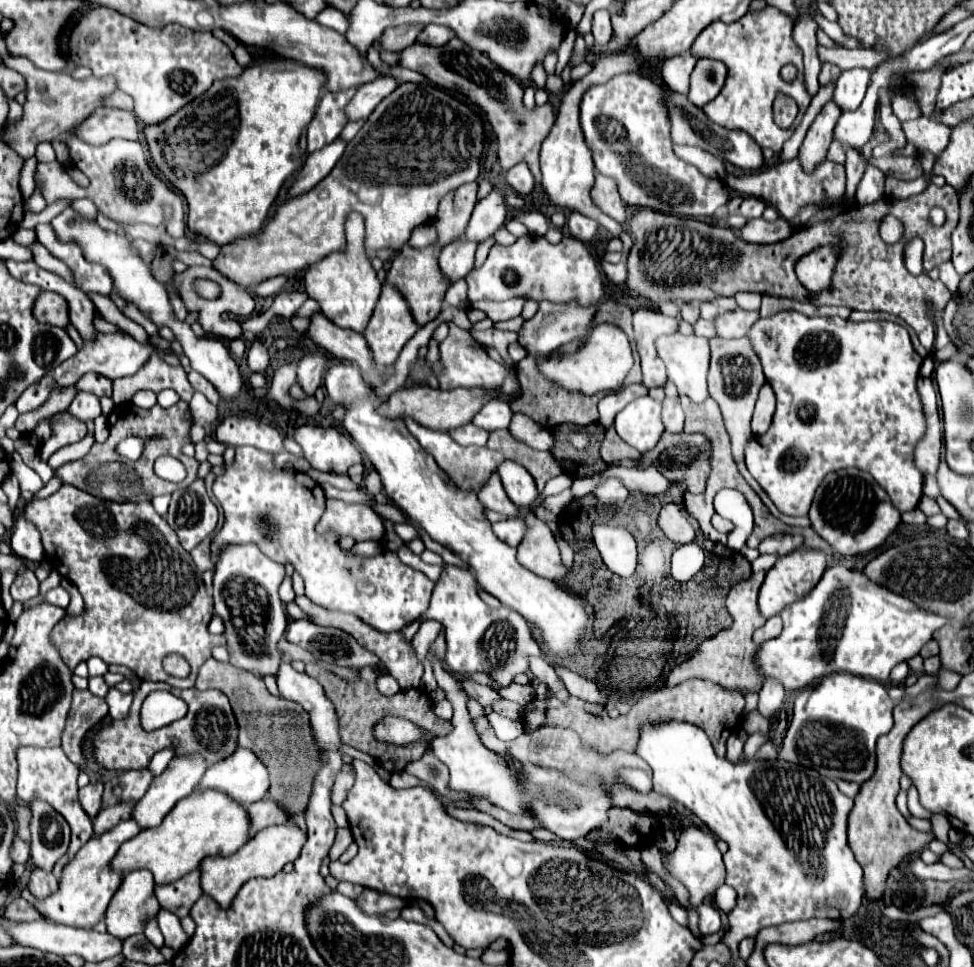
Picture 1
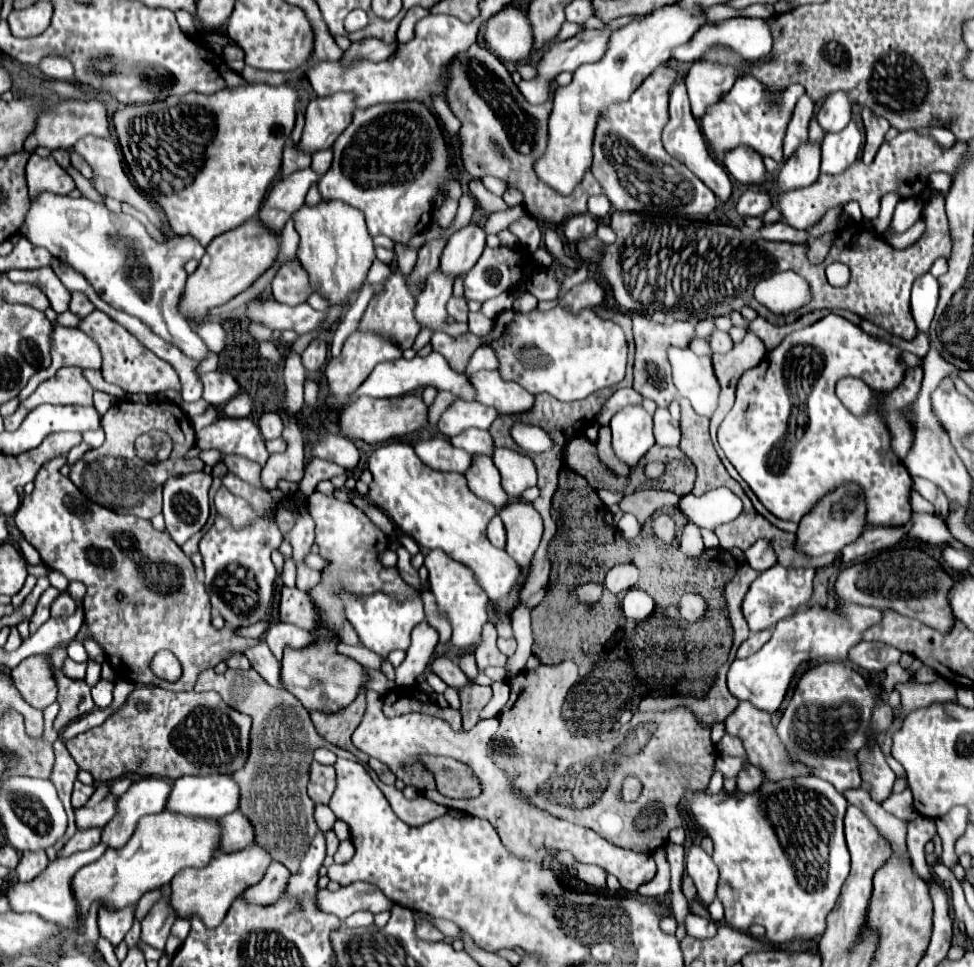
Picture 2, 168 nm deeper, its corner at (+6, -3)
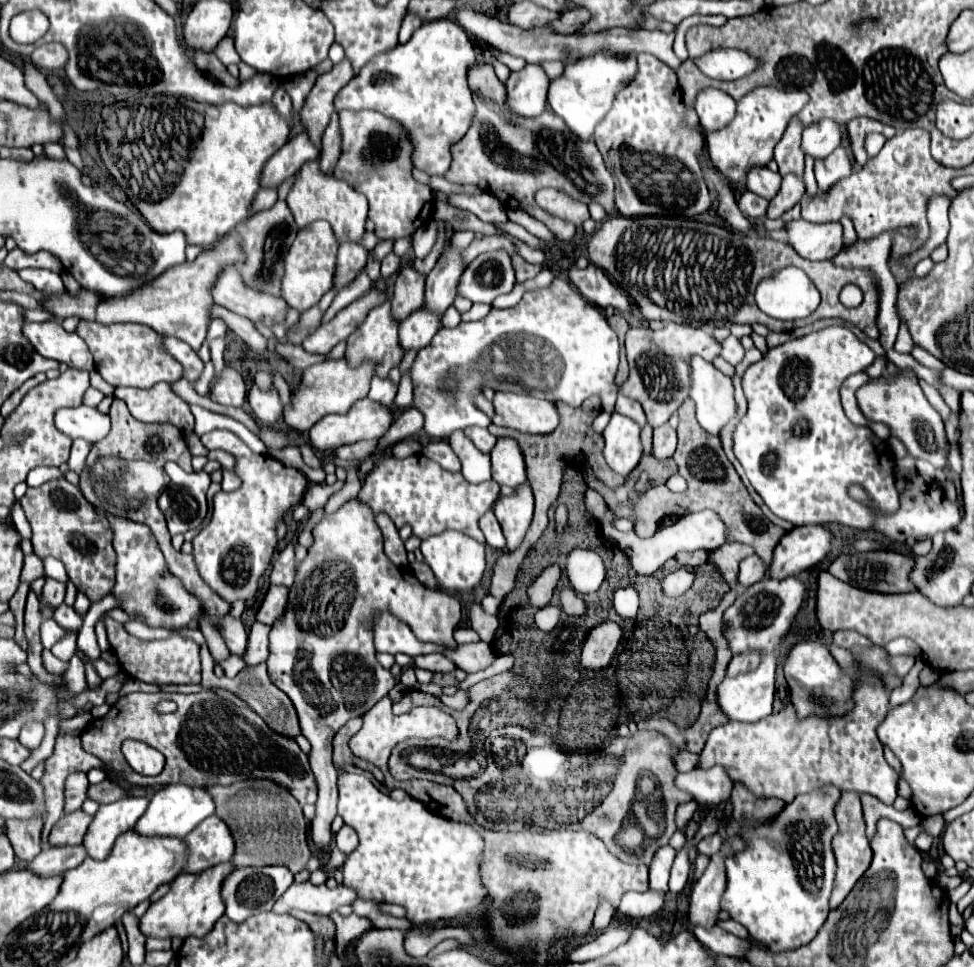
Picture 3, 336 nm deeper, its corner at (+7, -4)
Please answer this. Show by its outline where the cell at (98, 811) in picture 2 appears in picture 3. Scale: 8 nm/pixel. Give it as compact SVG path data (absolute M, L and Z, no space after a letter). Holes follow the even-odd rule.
M76 810L76 812L64 814L58 820L58 824L52 828L50 844L54 844L54 846L70 846L70 844L82 842L92 818L94 816L86 814L84 810Z

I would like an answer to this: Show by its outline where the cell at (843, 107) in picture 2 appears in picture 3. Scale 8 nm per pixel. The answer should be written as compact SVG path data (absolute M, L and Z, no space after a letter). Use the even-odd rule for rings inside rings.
M832 118L810 124L802 134L802 150L812 158L826 158L836 146L840 146L840 142L842 126Z

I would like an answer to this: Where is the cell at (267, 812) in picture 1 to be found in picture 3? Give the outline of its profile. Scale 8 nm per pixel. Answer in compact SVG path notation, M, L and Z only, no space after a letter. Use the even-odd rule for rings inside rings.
M218 816L200 822L184 840L190 848L188 866L184 868L184 872L198 874L220 862L230 862L234 856L232 832Z

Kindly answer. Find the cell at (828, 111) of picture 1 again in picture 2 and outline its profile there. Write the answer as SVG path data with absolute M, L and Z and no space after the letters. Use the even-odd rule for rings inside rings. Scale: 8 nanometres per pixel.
M809 141L793 153L791 159L785 161L785 165L779 171L777 183L779 191L787 193L789 189L799 189L799 187L809 187L815 183L819 177L819 161L821 161L821 151L819 145L811 145Z

